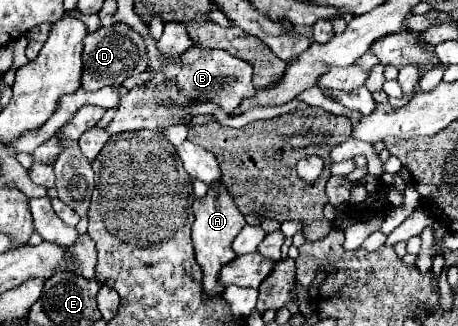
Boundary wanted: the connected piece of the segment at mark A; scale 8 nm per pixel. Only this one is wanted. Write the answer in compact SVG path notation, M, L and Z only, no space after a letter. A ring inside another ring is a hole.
M223 190L223 194L219 194L219 198L215 198L211 192L207 192L205 198L195 200L193 204L193 212L195 212L195 224L193 224L193 246L195 246L195 258L197 264L203 270L203 292L209 298L217 298L223 296L225 286L219 282L219 270L229 264L231 260L237 258L237 254L231 248L231 242L237 238L237 234L243 230L245 226L245 218L243 214L237 210L237 206L233 204L233 198L227 190Z

